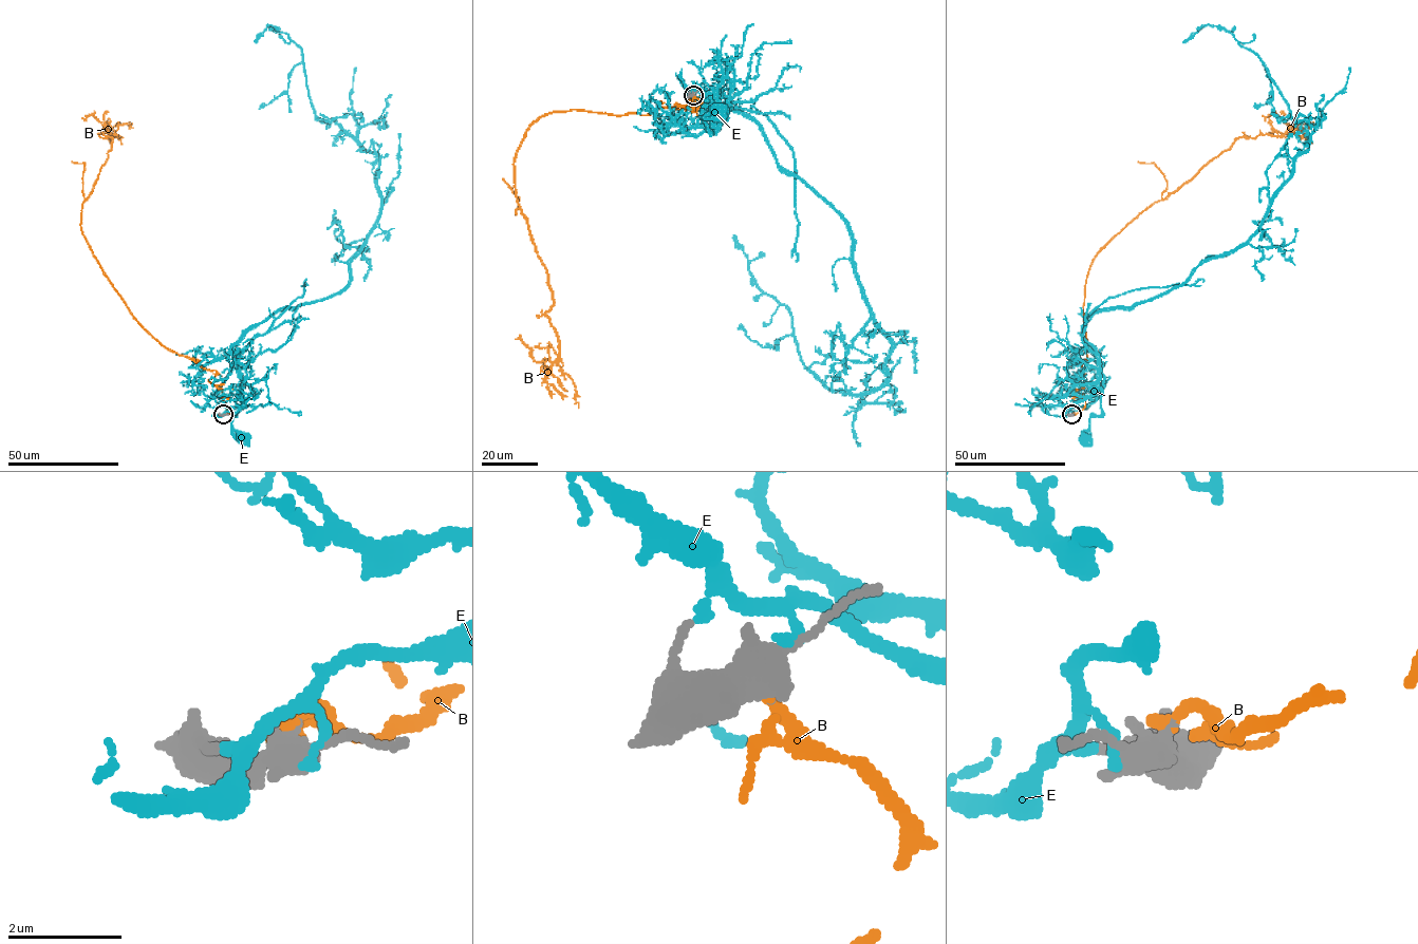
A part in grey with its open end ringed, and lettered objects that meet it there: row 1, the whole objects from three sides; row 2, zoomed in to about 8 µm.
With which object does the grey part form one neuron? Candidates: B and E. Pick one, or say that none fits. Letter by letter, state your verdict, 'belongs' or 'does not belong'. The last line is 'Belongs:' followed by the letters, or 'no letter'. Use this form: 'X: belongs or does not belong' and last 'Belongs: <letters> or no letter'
B: belongs
E: does not belong
Belongs: B

